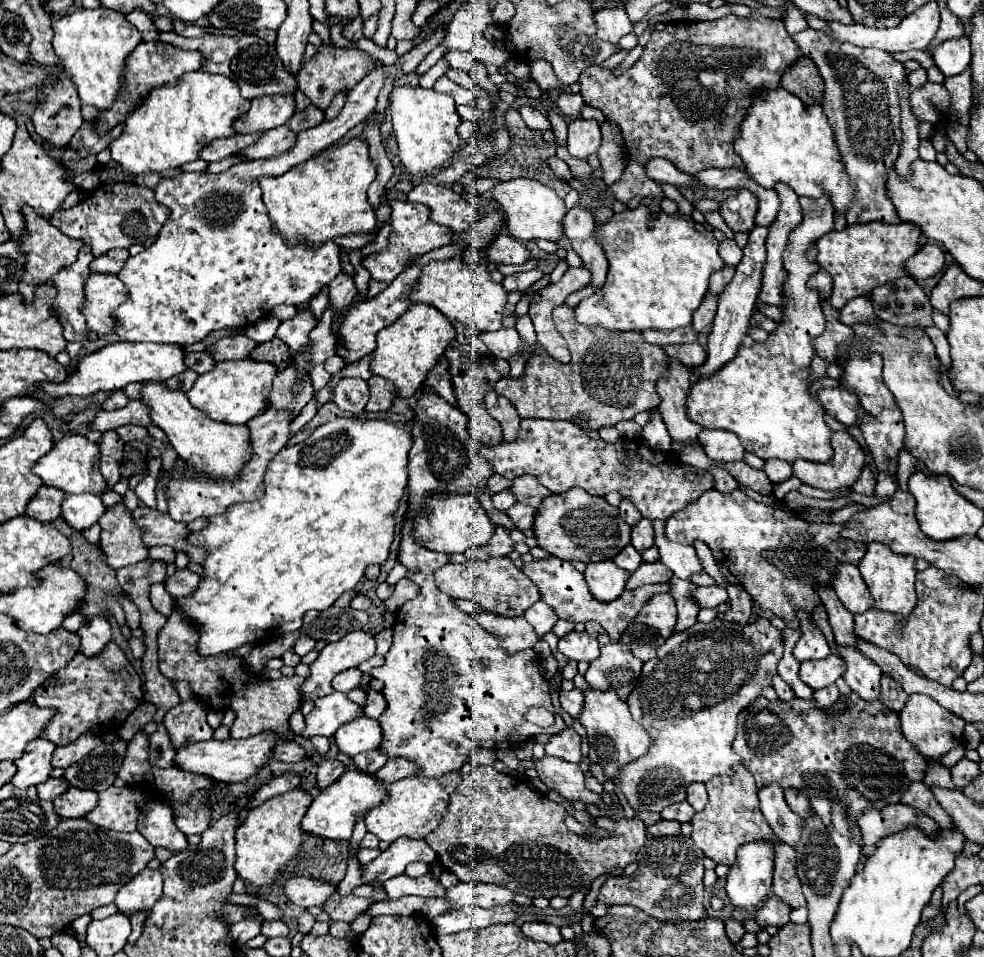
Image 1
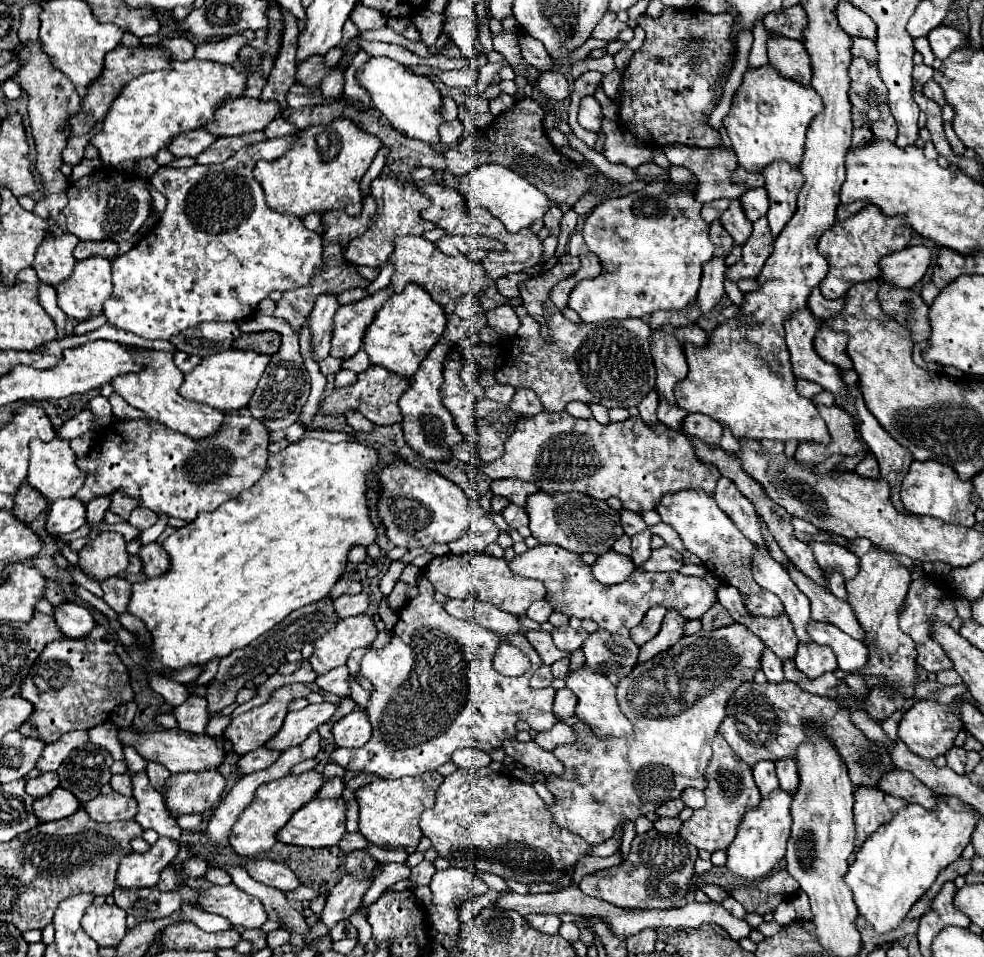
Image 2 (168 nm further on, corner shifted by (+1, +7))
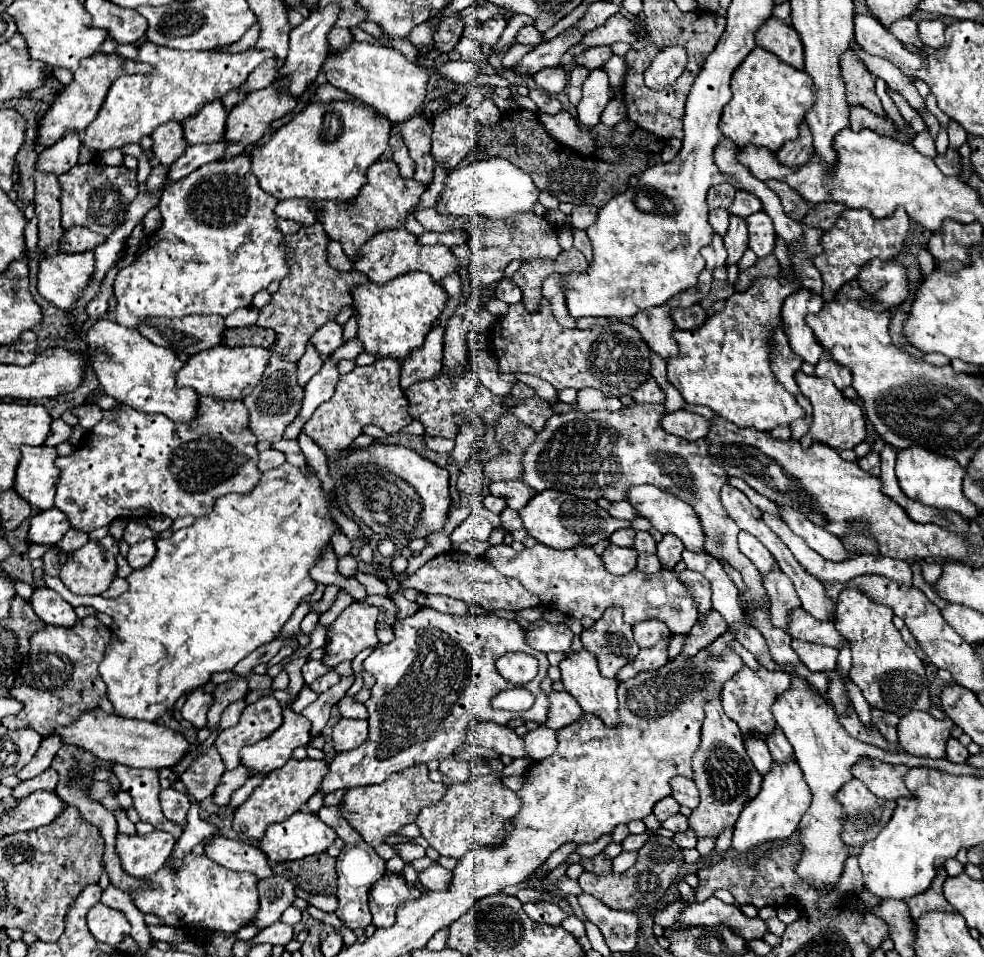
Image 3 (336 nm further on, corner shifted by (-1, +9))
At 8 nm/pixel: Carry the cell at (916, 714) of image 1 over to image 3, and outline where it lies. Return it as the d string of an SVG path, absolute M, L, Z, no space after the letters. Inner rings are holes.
M909 712L897 726L899 744L913 756L943 758L945 744L951 738L953 726L955 722L951 722L947 716L943 720L937 720L929 712Z

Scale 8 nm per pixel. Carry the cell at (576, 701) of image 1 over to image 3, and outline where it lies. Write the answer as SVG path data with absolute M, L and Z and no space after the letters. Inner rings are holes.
M549 692L551 698L551 706L549 706L549 718L545 722L547 728L559 730L571 722L575 722L583 710L579 710L579 704L575 702L575 698L569 692Z

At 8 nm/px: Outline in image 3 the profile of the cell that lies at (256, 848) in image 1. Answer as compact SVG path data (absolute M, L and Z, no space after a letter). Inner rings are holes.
M289 760L283 768L273 770L267 774L261 786L253 790L253 794L233 812L233 830L241 836L245 836L251 842L259 842L265 836L265 830L269 824L283 822L293 812L297 812L307 800L319 790L325 774L329 772L327 764L323 760Z

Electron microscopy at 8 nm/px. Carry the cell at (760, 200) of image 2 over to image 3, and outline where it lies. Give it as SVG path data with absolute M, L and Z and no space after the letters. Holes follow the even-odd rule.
M739 192L739 194L735 194L735 200L729 206L729 212L735 214L735 216L741 216L741 218L749 218L751 214L759 212L761 208L763 206L761 206L761 202L759 202L757 196L747 194L747 192Z

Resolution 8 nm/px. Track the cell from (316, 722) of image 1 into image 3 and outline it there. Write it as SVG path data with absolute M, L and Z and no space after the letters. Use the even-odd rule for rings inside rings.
M287 706L283 710L281 728L259 744L245 746L241 750L241 764L247 764L247 768L253 772L271 772L275 768L283 768L297 746L307 746L309 730L311 722Z

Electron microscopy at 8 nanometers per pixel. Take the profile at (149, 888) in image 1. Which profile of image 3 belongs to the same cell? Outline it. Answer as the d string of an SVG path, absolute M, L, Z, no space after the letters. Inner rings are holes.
M153 830L151 834L125 836L117 834L117 854L129 876L149 878L157 874L171 856L177 840L169 832Z

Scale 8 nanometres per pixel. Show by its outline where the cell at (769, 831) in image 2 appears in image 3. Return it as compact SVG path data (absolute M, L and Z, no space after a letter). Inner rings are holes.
M789 762L787 766L773 764L763 776L761 792L743 808L739 820L735 822L733 850L737 854L747 854L765 842L789 838L795 832L795 826L799 826L799 818L805 814L809 804L811 792L807 790L807 782L803 782L803 774L799 774L797 762Z

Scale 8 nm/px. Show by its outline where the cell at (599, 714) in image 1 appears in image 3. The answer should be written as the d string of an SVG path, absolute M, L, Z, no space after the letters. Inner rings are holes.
M581 650L581 652L571 652L567 654L567 658L559 664L561 670L561 680L565 684L565 690L573 694L573 698L579 702L579 706L583 708L583 712L591 712L597 718L601 718L609 728L619 726L619 712L617 712L617 680L609 680L605 676L601 676L599 668L597 668L597 660L591 652Z

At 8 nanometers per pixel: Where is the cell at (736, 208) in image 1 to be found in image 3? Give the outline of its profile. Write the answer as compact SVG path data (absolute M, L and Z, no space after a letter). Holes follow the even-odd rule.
M729 216L729 230L725 234L725 248L727 248L727 264L737 264L743 256L743 252L747 250L747 242L749 242L749 230L747 230L747 222L739 216Z

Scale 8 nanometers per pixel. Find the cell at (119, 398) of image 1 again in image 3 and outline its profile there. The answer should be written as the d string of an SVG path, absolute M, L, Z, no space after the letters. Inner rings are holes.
M95 404L75 406L73 412L75 412L77 418L79 418L79 426L85 428L85 430L93 430L93 426L95 426L97 422L101 422L101 418L103 418L103 408L101 408L101 406L95 406Z

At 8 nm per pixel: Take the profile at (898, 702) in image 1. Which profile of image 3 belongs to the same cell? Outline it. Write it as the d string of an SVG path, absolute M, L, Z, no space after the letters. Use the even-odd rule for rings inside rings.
M871 708L871 722L875 722L875 726L879 726L879 732L885 738L891 738L891 742L897 742L897 724L899 724L899 716L879 710L879 708Z

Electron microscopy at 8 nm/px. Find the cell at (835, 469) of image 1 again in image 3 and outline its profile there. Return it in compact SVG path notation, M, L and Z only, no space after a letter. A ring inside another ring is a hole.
M797 372L795 374L797 378L797 384L801 388L801 392L811 400L813 404L813 424L809 428L809 432L799 440L801 442L801 448L803 450L809 450L815 442L821 442L821 444L827 444L835 450L839 448L855 448L859 442L865 440L865 416L861 412L861 408L847 400L837 388L833 382L827 382L827 380L821 380L817 376L807 376L803 372Z

